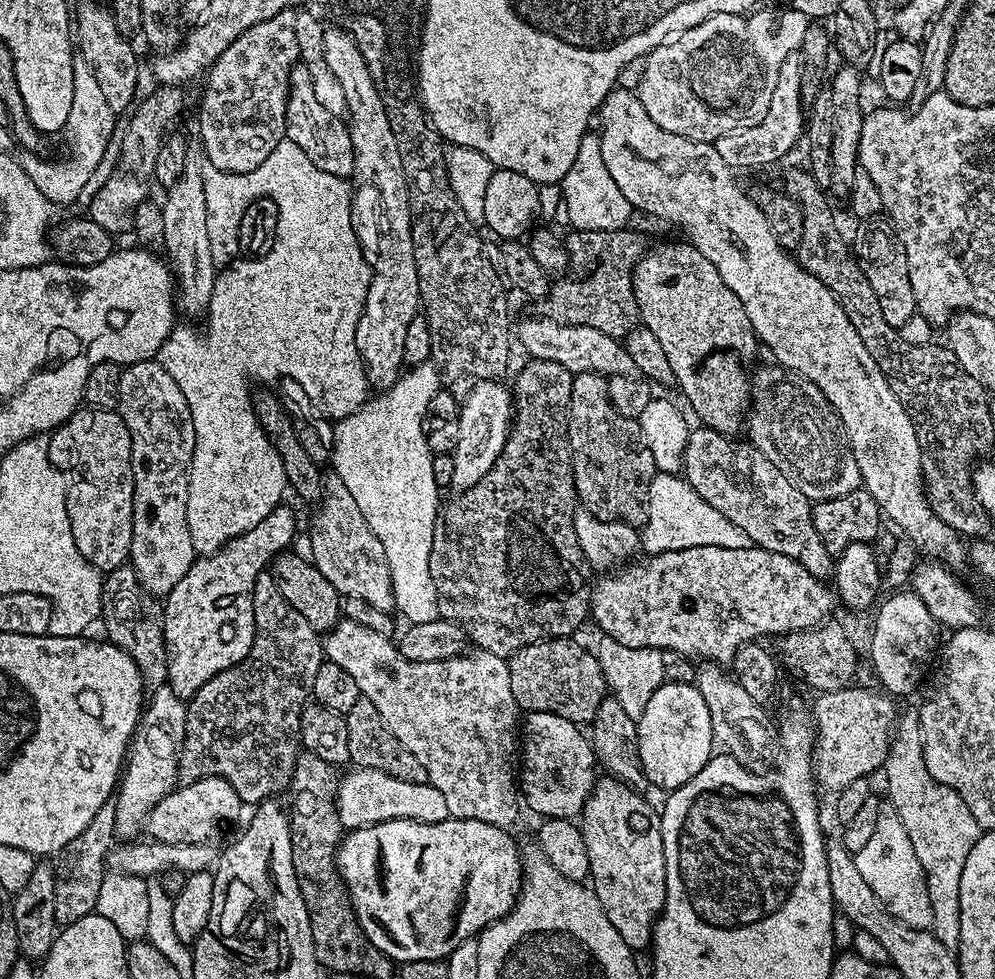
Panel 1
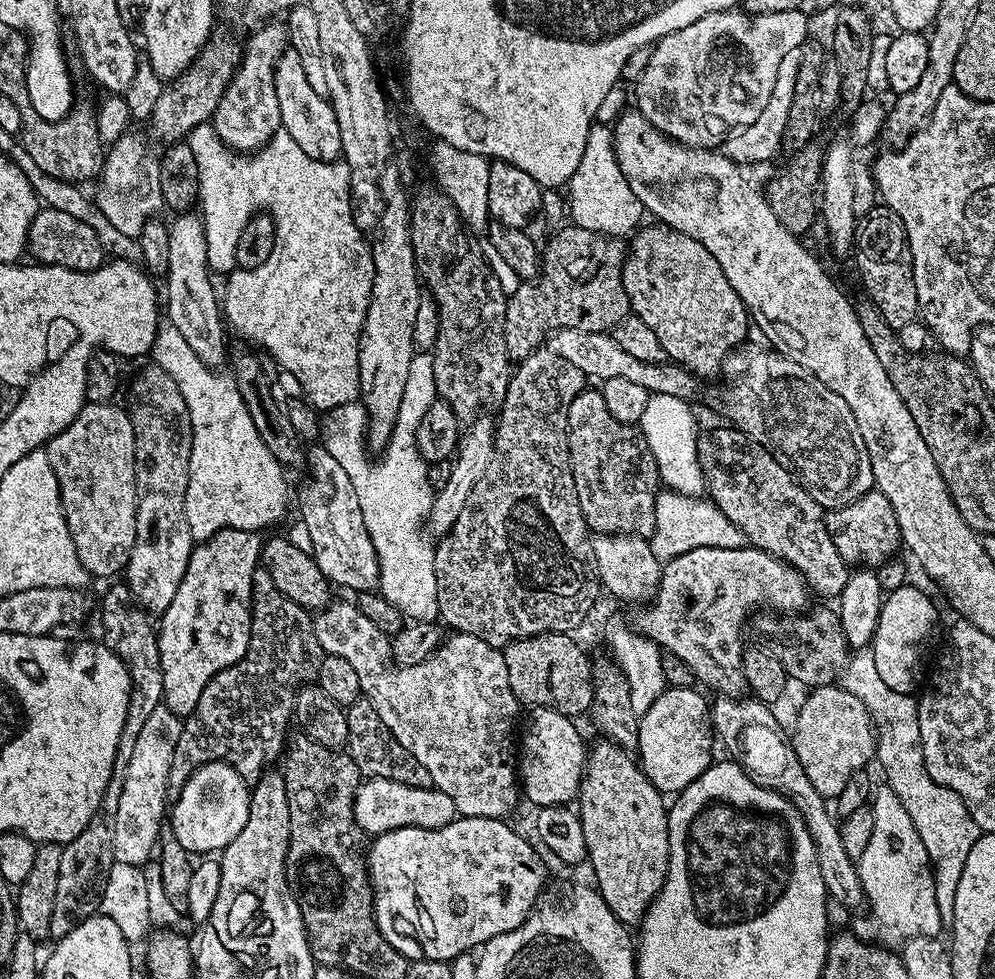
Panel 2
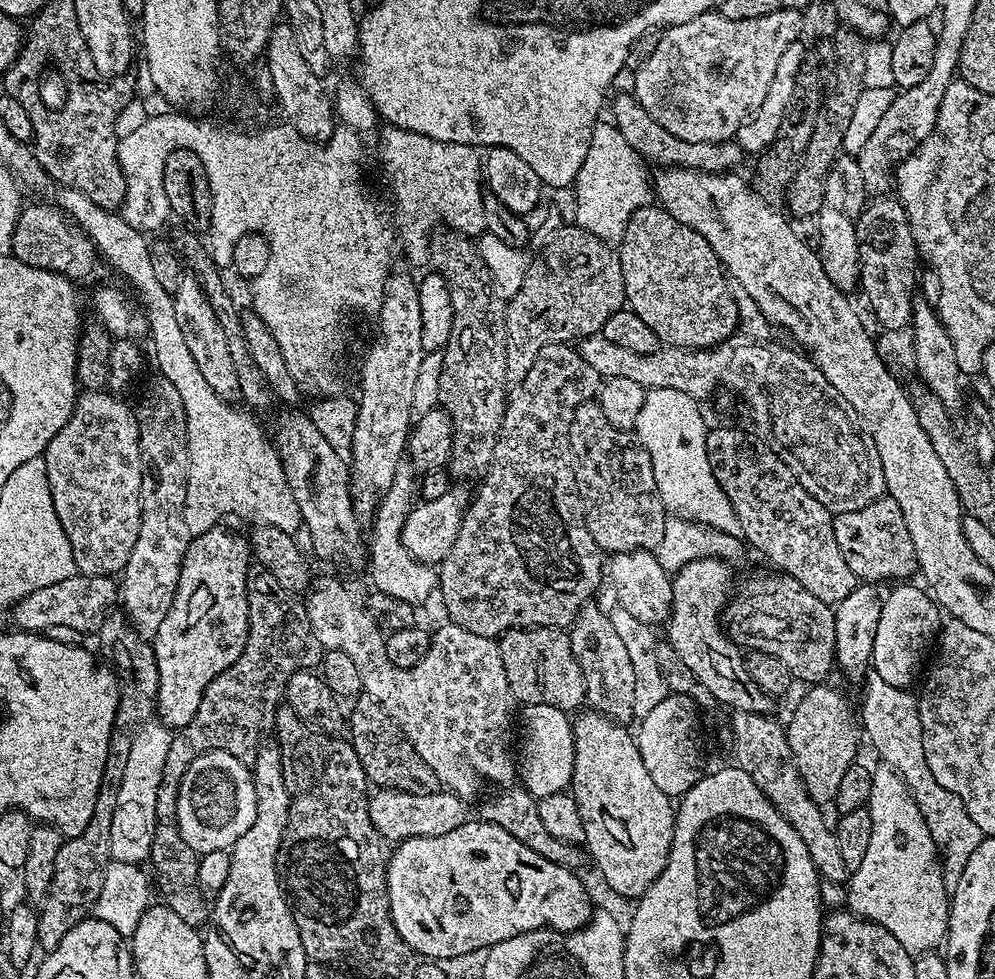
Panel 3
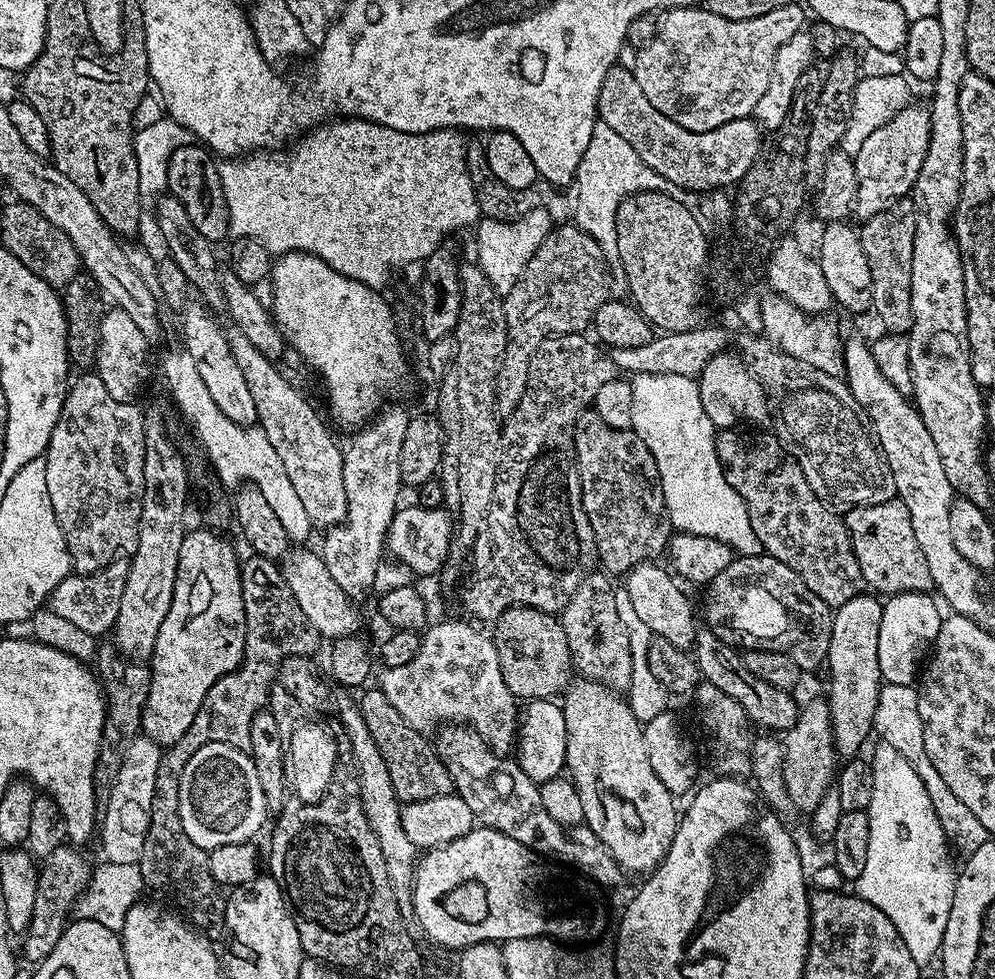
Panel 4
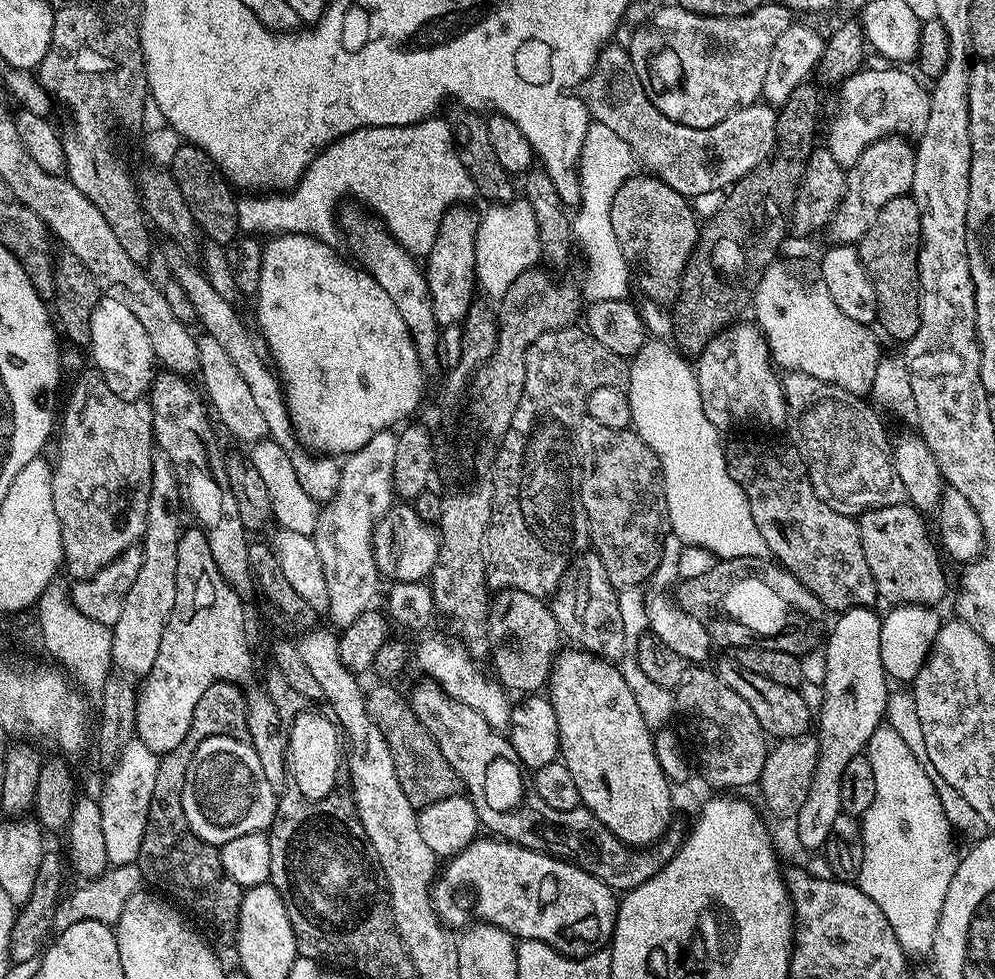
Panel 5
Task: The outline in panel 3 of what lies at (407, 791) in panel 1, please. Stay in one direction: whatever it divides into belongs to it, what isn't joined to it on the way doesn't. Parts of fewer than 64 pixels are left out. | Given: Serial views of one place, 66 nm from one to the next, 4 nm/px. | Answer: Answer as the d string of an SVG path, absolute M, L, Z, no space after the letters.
M380 790L369 799L368 810L370 812L370 822L380 831L381 837L385 841L399 842L410 838L438 838L440 834L450 834L450 830L458 830L469 819L465 801L455 796L453 792L447 790L437 790L430 794L406 794L405 792L394 792L391 790Z

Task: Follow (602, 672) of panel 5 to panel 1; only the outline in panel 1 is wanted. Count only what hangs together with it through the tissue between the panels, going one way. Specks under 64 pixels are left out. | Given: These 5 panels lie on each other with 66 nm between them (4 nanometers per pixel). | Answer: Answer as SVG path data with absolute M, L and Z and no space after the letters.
M600 778L582 811L582 831L586 854L590 858L590 887L598 902L602 902L602 910L606 910L606 918L610 918L614 930L622 934L622 942L634 950L647 949L651 945L652 930L666 902L666 854L662 846L660 812L652 809L651 802L640 794L618 780Z

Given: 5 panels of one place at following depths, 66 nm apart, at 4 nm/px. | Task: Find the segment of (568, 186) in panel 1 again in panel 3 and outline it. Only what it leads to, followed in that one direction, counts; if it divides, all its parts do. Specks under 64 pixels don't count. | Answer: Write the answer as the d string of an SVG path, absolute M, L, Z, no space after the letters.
M608 120L597 121L591 131L590 148L576 175L572 191L576 196L575 223L613 246L624 237L630 218L652 198L652 184L644 172L642 158L626 142L626 138Z

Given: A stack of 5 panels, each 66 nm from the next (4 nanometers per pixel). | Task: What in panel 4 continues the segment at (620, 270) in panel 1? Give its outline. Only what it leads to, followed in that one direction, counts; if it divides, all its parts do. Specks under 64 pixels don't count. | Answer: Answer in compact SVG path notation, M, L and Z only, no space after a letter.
M568 222L559 228L553 227L548 237L538 246L537 252L527 262L518 282L513 289L502 296L506 326L508 327L508 341L506 342L504 357L498 361L496 374L496 408L501 417L511 416L512 411L520 405L522 396L527 389L528 371L533 354L543 340L551 336L565 336L571 332L587 333L594 314L598 308L610 299L610 264L604 259L602 250L590 234L577 228L575 223Z

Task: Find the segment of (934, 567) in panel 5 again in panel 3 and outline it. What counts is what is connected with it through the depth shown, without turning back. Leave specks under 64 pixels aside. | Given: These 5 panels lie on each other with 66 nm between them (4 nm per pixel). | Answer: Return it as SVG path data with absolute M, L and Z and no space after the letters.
M887 494L861 508L839 513L833 519L834 538L846 566L854 570L857 581L877 582L876 580L907 581L911 572L917 571L914 542L910 542L910 530L906 530L906 518L902 506Z

